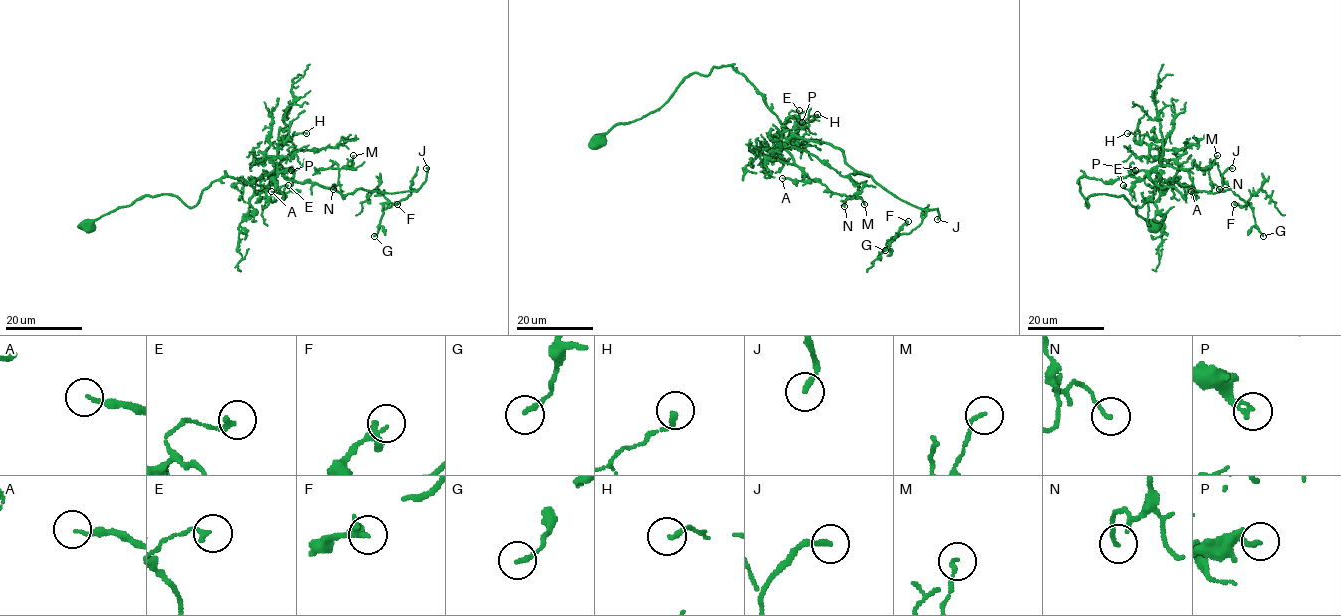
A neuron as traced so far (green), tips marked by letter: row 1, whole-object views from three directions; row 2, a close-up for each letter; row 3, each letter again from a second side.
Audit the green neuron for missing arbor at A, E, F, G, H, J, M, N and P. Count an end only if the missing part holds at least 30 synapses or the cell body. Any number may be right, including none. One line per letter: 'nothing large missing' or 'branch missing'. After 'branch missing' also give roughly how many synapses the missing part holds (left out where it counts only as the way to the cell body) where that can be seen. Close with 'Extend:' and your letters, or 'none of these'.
A: nothing large missing
E: nothing large missing
F: nothing large missing
G: nothing large missing
H: nothing large missing
J: branch missing; about 30 synapses
M: nothing large missing
N: nothing large missing
P: nothing large missing
Extend: J

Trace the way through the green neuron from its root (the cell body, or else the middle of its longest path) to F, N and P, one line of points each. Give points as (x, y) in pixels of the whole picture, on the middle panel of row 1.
F: (788, 129), (796, 136), (837, 147), (854, 170), (926, 211), (917, 227), (900, 234), (908, 221)
N: (788, 129), (791, 134), (787, 152), (793, 162), (830, 191), (850, 196), (844, 206)
P: (788, 129), (791, 134), (786, 138), (780, 132), (788, 117), (796, 117), (802, 122)

